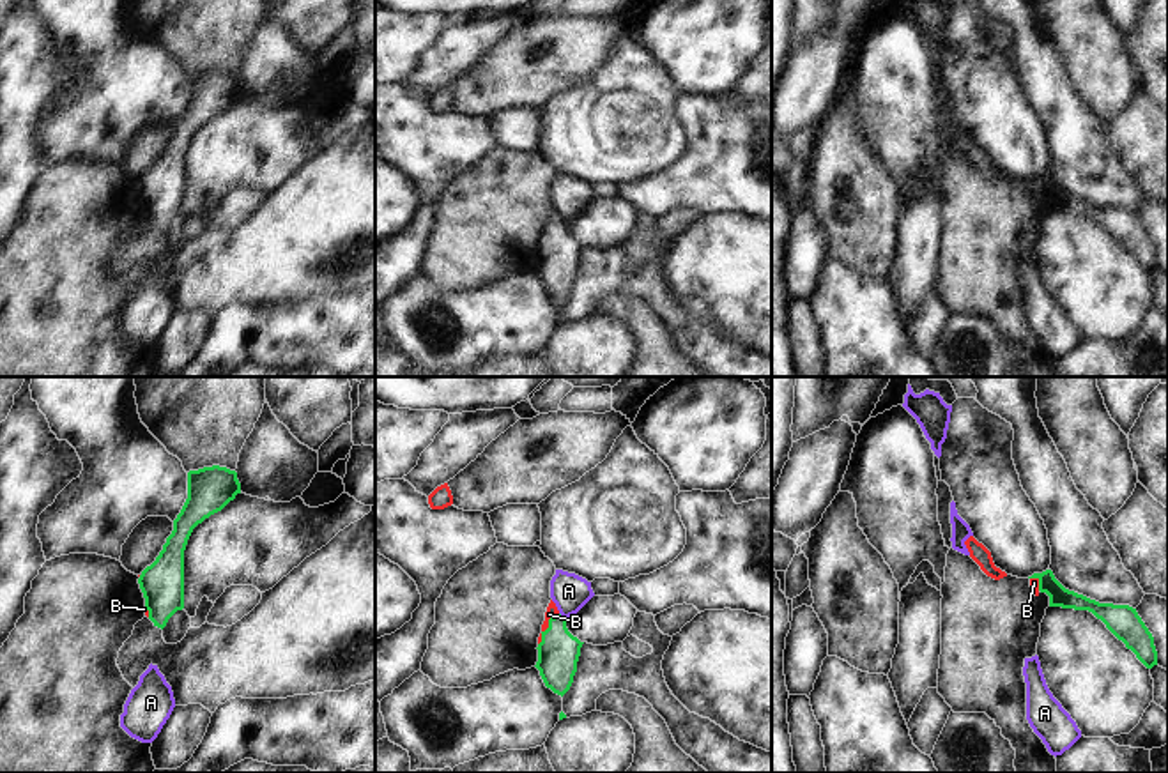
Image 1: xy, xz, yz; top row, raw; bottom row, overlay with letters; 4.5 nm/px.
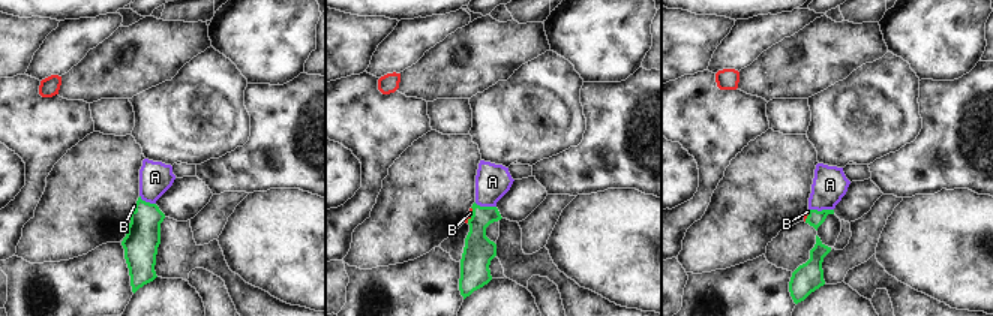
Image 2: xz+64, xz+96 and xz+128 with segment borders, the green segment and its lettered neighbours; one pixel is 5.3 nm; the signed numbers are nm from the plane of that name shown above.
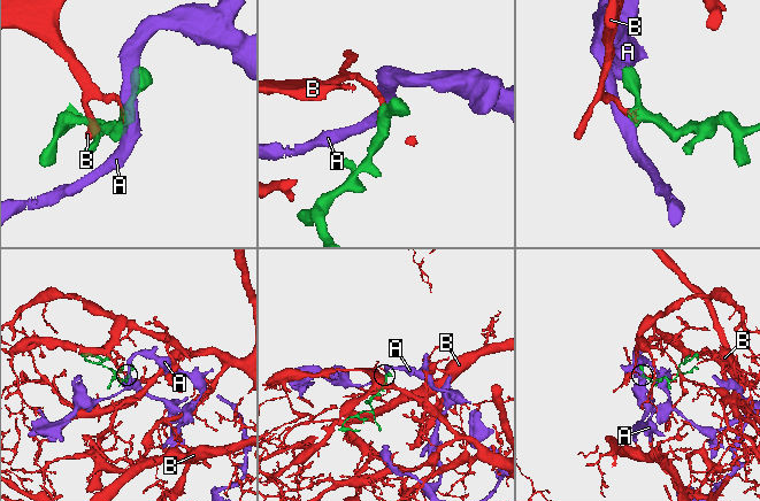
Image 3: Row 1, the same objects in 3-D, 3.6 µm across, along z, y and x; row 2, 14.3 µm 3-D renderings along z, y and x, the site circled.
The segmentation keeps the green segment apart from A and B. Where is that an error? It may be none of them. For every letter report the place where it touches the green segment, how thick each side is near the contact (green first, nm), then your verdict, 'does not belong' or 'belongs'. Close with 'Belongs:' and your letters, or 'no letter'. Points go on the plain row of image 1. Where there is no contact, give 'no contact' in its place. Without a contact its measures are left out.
A: xz (561, 220) | 190/170 nm | does not belong
B: xz (547, 232) | 190/50 nm | belongs
Belongs: B

